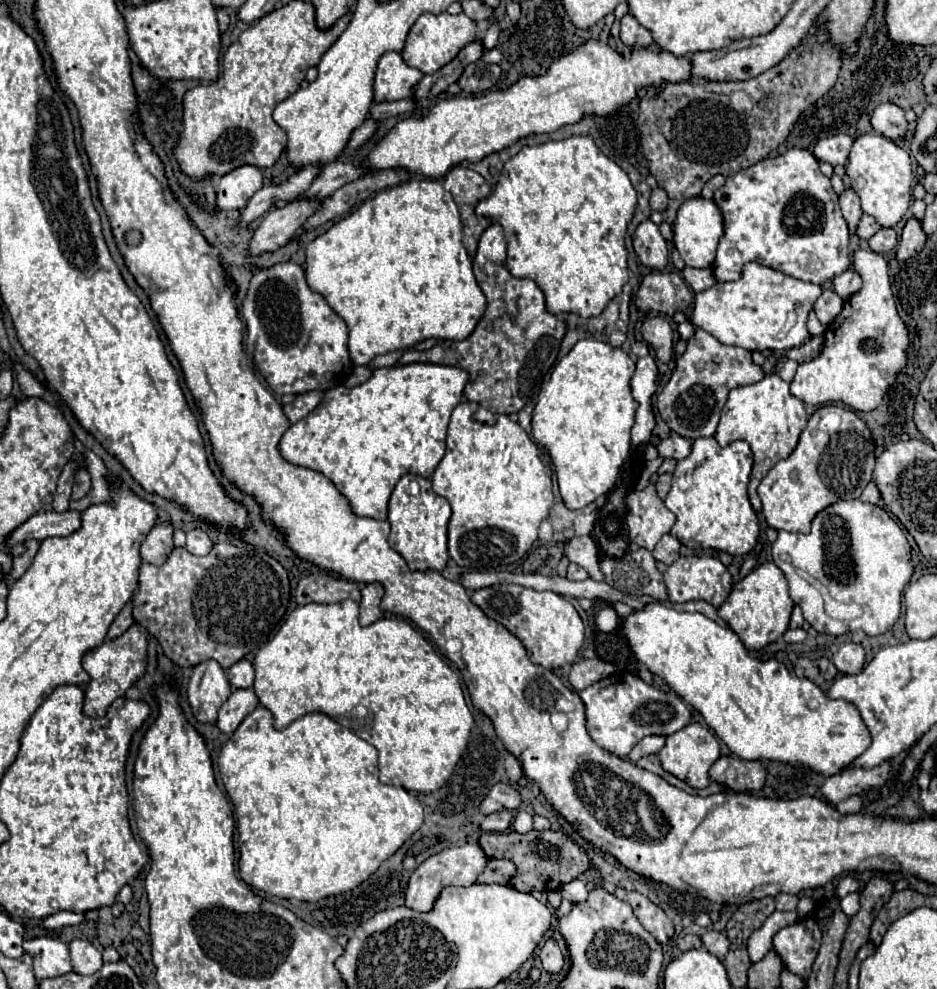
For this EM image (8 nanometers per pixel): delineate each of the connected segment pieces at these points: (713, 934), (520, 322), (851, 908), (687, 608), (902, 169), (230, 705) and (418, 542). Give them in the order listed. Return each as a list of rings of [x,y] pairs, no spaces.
[[[716,930],[704,932],[702,944],[704,944],[704,948],[706,948],[710,954],[714,954],[718,960],[724,960],[724,956],[726,956],[726,952],[728,952],[728,946],[730,946],[728,938],[726,938],[722,932],[716,932]]]
[[[500,224],[484,230],[474,256],[474,276],[488,300],[488,308],[476,330],[462,342],[440,340],[430,350],[406,350],[400,364],[432,362],[458,366],[470,374],[464,394],[494,414],[520,412],[526,402],[540,390],[544,376],[552,370],[560,342],[566,334],[566,324],[550,314],[544,304],[544,294],[536,282],[514,278],[506,268],[506,238]]]
[[[852,892],[852,894],[844,896],[844,898],[840,900],[840,908],[842,908],[842,912],[844,912],[848,918],[852,918],[852,916],[858,912],[858,908],[860,908],[860,904],[858,904],[858,892]]]
[[[692,600],[692,602],[684,602],[684,604],[676,604],[674,608],[678,608],[678,610],[682,610],[682,612],[700,612],[700,614],[704,614],[706,618],[710,618],[710,620],[714,620],[714,622],[718,622],[718,624],[726,624],[716,612],[716,608],[710,604],[710,602],[706,602],[706,600]]]
[[[878,134],[858,136],[852,144],[852,150],[850,150],[850,160],[848,160],[848,166],[846,166],[846,174],[850,176],[852,190],[862,200],[862,210],[866,214],[874,216],[876,222],[882,228],[894,228],[902,220],[902,216],[906,214],[906,210],[910,206],[910,200],[912,200],[912,166],[910,166],[910,156],[906,154],[906,150],[902,150],[892,140],[888,140],[884,136],[878,136]]]
[[[246,688],[246,690],[234,690],[230,694],[230,698],[222,704],[222,708],[218,710],[218,728],[224,734],[232,734],[236,730],[236,726],[240,726],[240,722],[258,706],[258,698],[256,694]]]
[[[406,474],[396,484],[390,506],[388,522],[392,526],[390,546],[404,556],[410,570],[438,570],[442,572],[448,562],[448,522],[450,522],[450,504],[432,492],[430,478]]]

